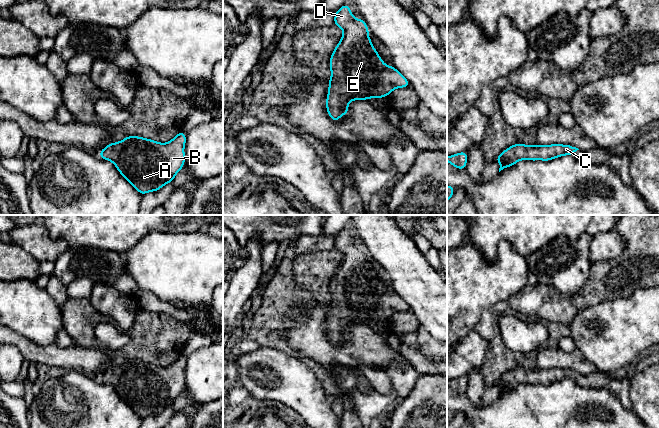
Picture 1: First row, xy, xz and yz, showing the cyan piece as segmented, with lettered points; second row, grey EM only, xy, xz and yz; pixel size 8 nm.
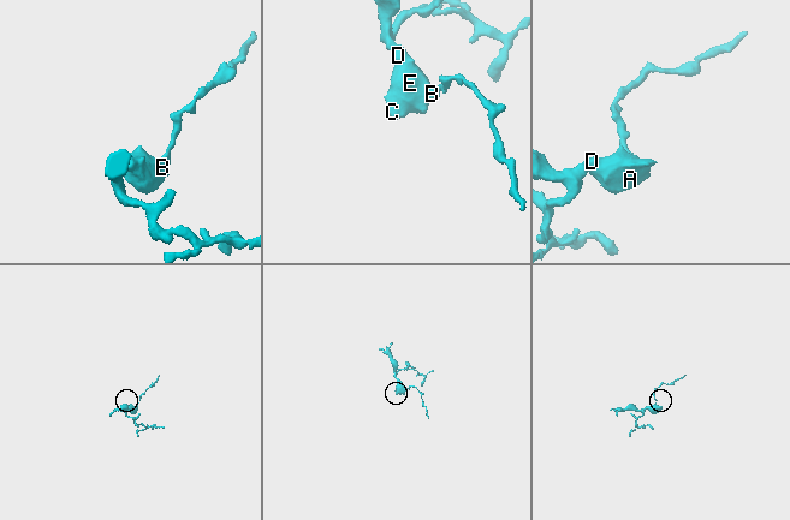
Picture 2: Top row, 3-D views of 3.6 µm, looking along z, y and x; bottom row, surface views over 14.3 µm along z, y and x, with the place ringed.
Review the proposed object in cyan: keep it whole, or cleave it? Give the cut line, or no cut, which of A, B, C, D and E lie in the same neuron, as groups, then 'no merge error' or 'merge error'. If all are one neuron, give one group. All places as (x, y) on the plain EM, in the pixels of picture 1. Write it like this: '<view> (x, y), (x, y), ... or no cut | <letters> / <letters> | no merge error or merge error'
no cut | A B C D E | no merge error

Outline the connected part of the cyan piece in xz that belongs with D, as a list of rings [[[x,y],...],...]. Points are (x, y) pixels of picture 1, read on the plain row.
[[[348,227],[335,237],[334,248],[340,251],[344,258],[329,285],[331,303],[328,305],[326,333],[333,345],[338,345],[342,339],[348,339],[348,329],[351,324],[384,322],[389,320],[395,312],[410,310],[410,306],[393,289],[386,290],[379,281],[368,261],[369,253],[366,246],[353,241]]]

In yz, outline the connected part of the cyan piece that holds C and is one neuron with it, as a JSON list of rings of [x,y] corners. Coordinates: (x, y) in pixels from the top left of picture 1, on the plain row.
[[[516,367],[505,373],[496,381],[500,388],[499,396],[504,392],[515,389],[519,384],[543,384],[549,385],[564,379],[574,379],[578,372],[571,369],[552,368],[527,370]]]

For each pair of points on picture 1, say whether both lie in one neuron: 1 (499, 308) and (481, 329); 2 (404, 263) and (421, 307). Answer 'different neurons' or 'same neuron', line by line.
1: same neuron
2: same neuron

